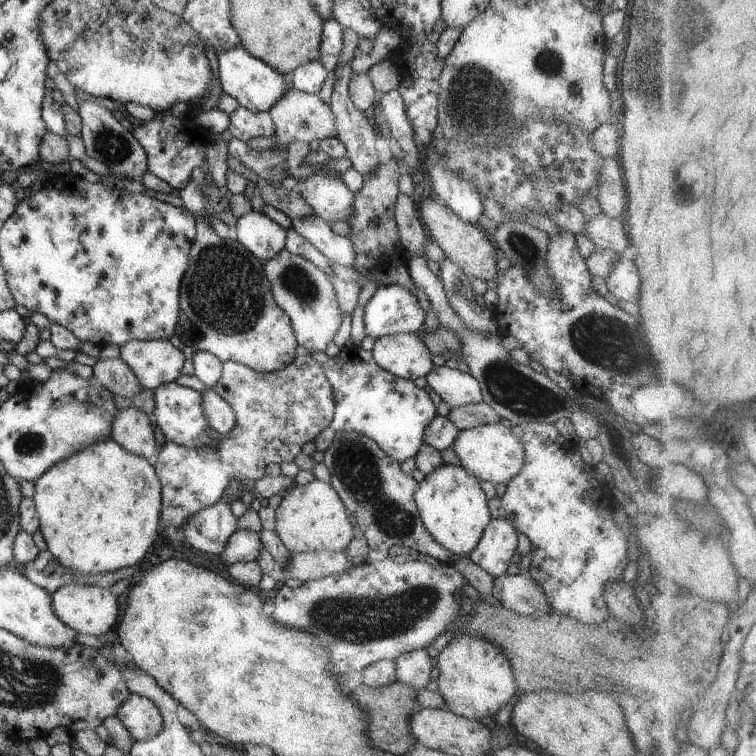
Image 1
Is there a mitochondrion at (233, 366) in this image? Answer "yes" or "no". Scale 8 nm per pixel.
no

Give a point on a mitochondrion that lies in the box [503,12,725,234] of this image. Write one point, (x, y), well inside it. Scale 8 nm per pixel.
(549, 62)

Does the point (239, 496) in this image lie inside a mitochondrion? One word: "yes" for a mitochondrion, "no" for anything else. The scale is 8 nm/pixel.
no

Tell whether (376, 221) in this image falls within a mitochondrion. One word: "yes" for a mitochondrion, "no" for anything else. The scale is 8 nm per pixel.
no

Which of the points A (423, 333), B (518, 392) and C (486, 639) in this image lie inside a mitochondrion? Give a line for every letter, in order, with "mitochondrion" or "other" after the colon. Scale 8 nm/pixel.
A: other
B: mitochondrion
C: other

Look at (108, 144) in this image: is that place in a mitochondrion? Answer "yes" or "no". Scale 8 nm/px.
yes

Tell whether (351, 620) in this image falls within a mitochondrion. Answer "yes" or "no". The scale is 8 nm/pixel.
yes

